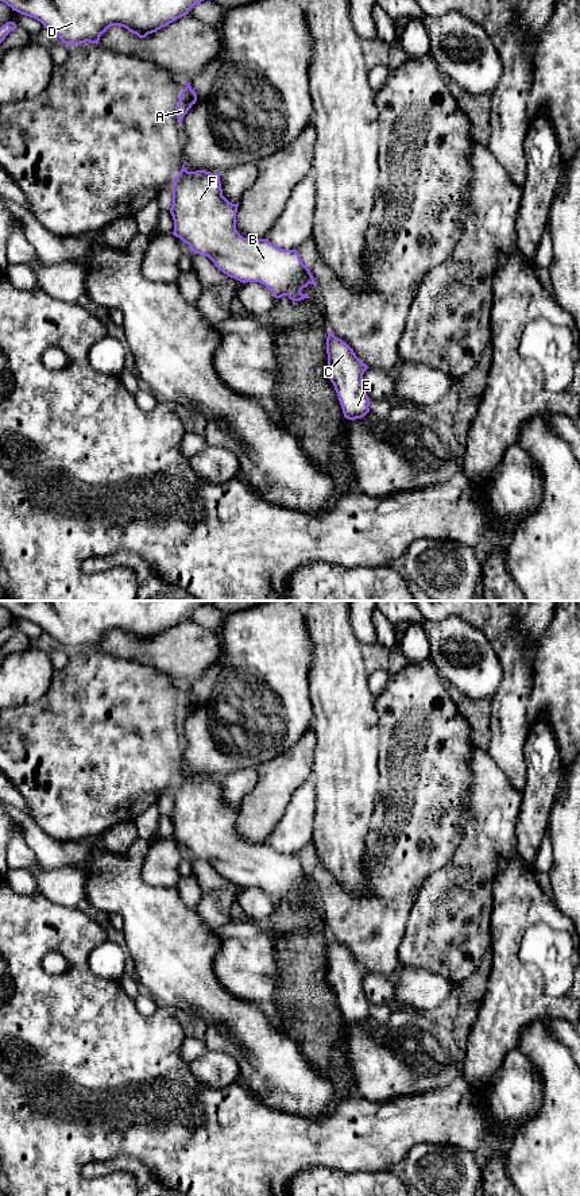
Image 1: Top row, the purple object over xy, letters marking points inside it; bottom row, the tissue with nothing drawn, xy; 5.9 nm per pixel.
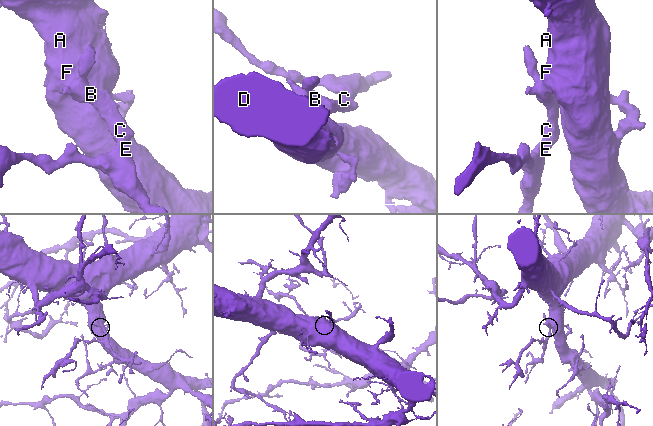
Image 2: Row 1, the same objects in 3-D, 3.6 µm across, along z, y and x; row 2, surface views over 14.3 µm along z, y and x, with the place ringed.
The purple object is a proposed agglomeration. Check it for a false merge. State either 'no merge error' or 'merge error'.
no merge error

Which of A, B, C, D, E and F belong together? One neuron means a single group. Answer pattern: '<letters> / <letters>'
A B C D E F

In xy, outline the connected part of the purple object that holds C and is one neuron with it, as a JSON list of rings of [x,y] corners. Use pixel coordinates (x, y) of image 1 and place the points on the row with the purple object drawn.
[[[328,332],[326,374],[335,386],[339,401],[348,420],[364,417],[370,412],[370,398],[363,386],[363,374],[368,369],[353,350],[341,339]]]

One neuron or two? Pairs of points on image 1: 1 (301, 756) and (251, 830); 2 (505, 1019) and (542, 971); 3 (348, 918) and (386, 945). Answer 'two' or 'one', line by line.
1: one
2: one
3: one

